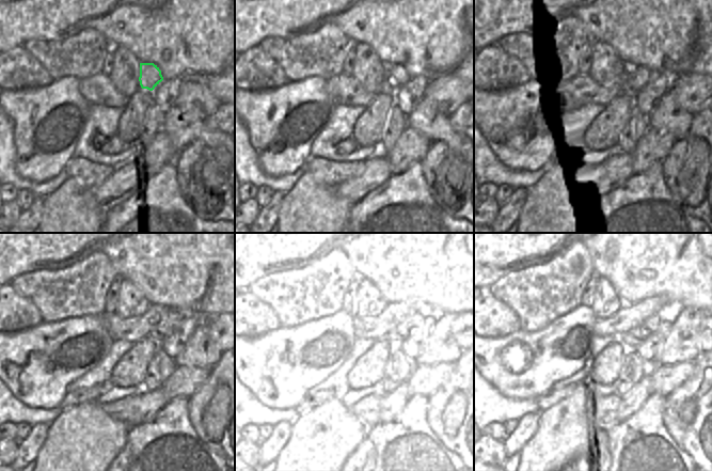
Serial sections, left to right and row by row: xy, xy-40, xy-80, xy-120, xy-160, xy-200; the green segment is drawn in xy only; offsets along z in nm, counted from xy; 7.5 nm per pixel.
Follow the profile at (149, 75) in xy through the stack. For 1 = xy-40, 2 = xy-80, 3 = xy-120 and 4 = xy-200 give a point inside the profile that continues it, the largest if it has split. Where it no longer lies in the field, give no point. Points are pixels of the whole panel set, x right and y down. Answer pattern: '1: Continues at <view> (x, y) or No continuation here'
1: Continues at xy-40 (395, 76)
2: Continues at xy-80 (635, 78)
3: Continues at xy-120 (163, 329)
4: Continues at xy-200 (635, 336)

